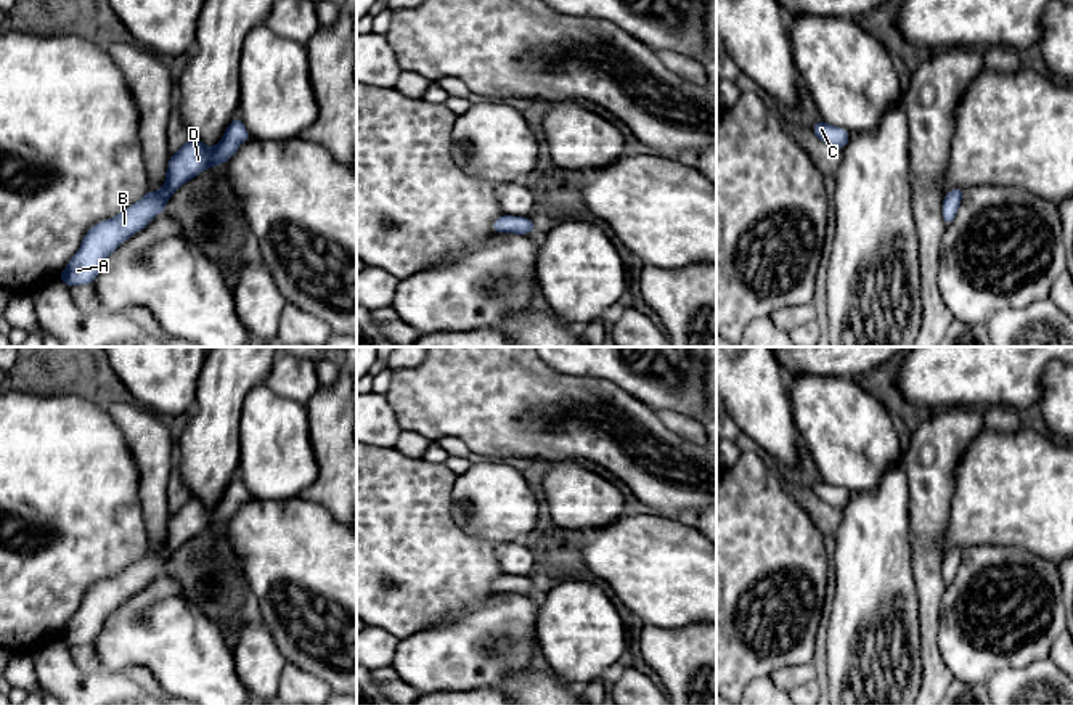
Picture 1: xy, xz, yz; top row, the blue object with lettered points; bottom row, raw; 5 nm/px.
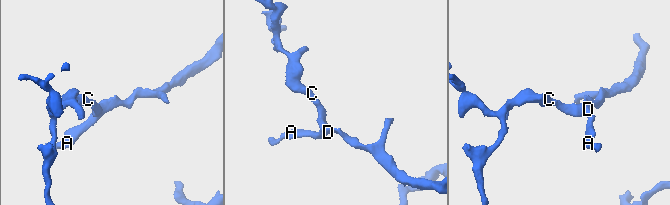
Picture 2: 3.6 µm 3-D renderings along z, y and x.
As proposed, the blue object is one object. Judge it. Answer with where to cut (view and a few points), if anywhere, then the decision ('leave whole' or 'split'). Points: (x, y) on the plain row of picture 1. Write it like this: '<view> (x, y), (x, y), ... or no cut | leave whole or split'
no cut | leave whole

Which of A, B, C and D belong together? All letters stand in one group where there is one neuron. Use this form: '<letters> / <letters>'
A B C D

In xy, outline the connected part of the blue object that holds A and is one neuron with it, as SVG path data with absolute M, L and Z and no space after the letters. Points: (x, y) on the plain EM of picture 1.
M239 475L226 487L223 498L207 507L201 499L188 501L169 519L165 544L156 552L148 549L135 564L119 575L98 581L84 596L77 613L59 634L69 647L92 644L104 620L130 596L143 589L157 573L164 572L172 554L201 532L223 525L238 507L251 498Z

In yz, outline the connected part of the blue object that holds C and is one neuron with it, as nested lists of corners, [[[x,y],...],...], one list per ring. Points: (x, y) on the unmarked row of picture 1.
[[[824,480],[811,487],[811,491],[824,503],[845,509],[850,499],[850,491],[835,485],[830,485]]]

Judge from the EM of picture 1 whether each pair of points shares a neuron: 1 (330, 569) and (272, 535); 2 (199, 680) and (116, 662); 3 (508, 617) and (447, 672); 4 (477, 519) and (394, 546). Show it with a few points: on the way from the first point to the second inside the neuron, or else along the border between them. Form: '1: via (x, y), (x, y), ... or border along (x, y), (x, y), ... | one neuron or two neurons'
1: via (315, 569), (307, 569), (286, 550) | one neuron
2: via (179, 659), (175, 656), (137, 656) | one neuron
3: via (493, 631), (461, 657) | one neuron
4: border along (452, 489), (455, 522), (492, 543) | two neurons

